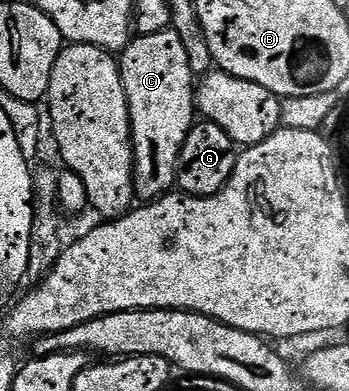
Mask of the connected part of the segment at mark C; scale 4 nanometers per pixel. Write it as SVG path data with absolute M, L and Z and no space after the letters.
M174 29L132 38L117 62L131 118L135 193L140 200L154 201L176 186L179 154L197 122L197 77L189 69L189 53Z

